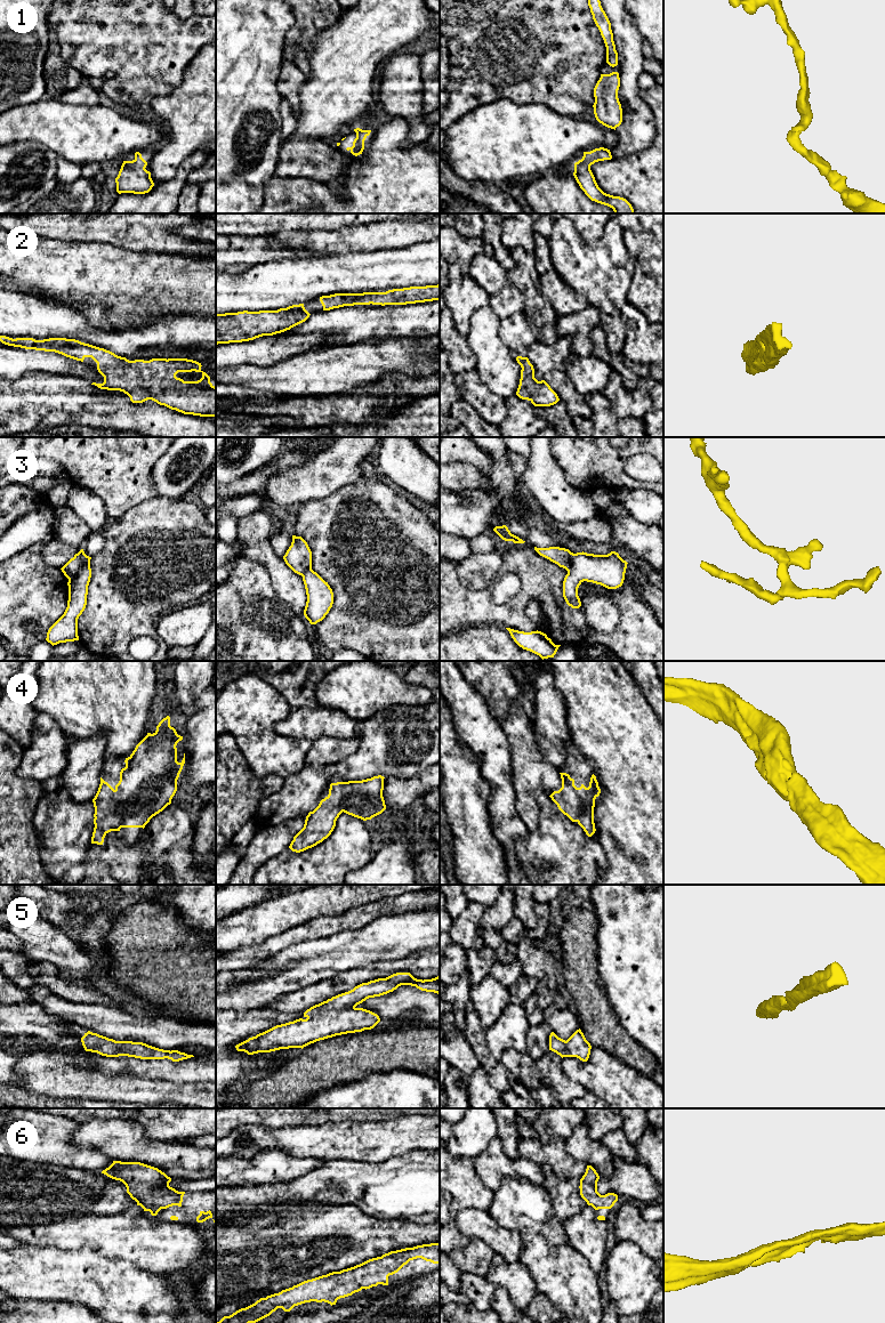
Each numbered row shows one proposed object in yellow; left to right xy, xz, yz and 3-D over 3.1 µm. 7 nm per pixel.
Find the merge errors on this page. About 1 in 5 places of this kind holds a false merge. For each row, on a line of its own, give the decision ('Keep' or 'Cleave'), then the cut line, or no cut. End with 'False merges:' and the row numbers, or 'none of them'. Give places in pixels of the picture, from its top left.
1: Keep. No split
2: Keep. No split
3: Cleave. Split along xy (86, 555), (81, 570), (69, 580)
4: Keep. No split
5: Keep. No split
6: Keep. No split
False merges: 3

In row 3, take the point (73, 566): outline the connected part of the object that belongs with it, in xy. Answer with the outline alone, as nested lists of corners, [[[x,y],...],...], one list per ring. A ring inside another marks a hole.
[[[81,549],[78,554],[74,555],[73,558],[71,558],[61,570],[64,573],[64,575],[72,580],[77,576],[77,574],[81,571],[82,567],[82,560],[85,558],[86,554],[83,549]]]

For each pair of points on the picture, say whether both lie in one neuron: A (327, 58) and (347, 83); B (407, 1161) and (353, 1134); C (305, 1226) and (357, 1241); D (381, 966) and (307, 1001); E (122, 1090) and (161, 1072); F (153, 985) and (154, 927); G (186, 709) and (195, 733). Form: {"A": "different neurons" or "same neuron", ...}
{"A": "same neuron", "B": "different neurons", "C": "same neuron", "D": "same neuron", "E": "different neurons", "F": "same neuron", "G": "different neurons"}

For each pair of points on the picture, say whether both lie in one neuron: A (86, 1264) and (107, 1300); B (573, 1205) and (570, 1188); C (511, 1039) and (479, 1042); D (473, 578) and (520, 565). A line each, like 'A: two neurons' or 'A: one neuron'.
A: one neuron
B: one neuron
C: two neurons
D: two neurons

